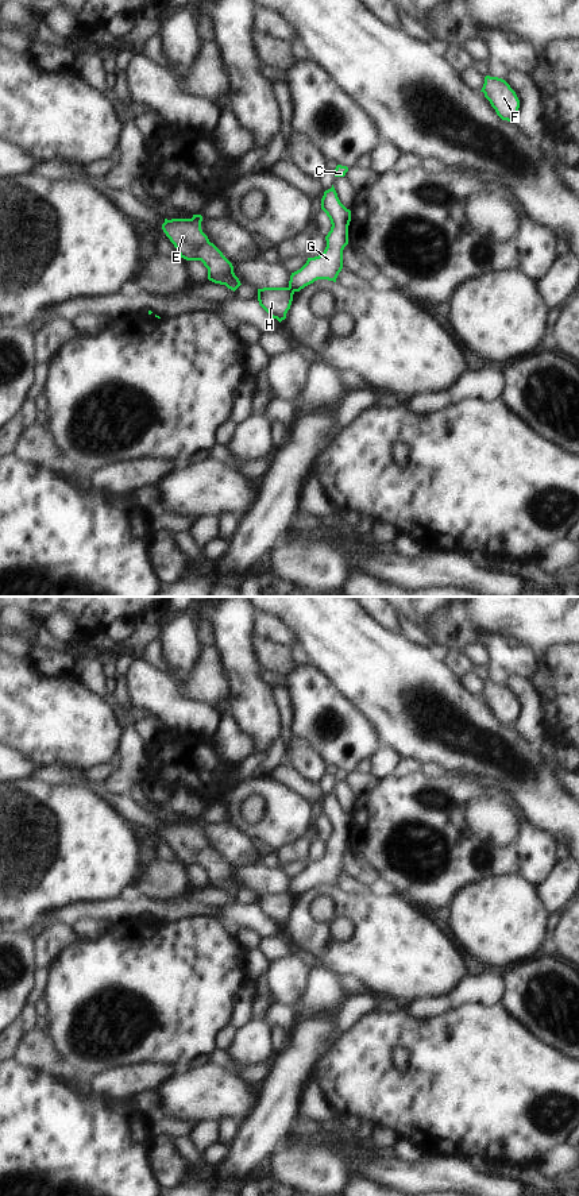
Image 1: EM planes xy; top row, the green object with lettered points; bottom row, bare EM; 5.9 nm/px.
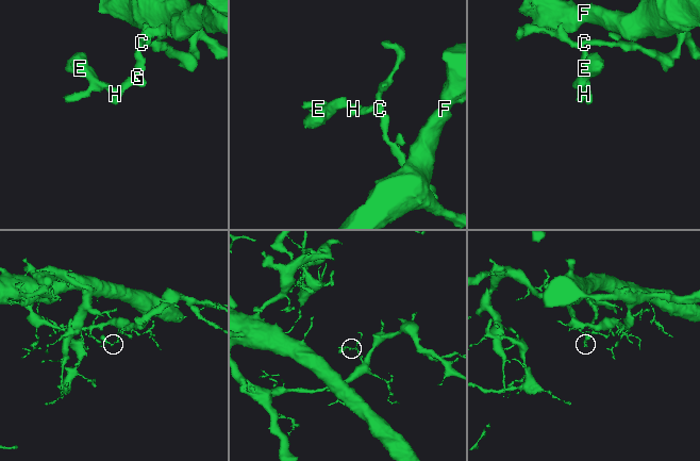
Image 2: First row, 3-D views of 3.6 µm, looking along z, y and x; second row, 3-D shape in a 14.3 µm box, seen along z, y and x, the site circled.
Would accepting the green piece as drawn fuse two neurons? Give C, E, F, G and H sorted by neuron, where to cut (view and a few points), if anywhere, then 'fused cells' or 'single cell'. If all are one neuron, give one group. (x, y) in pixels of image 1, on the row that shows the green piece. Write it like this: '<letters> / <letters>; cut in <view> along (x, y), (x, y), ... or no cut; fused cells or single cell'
C F G / E H; cut in xy along (289, 286), (293, 292); fused cells

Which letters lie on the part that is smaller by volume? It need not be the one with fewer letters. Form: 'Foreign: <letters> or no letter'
Foreign: E, H.

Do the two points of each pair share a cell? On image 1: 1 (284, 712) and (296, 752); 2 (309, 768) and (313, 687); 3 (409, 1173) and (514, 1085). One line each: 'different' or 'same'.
1: different
2: different
3: different

